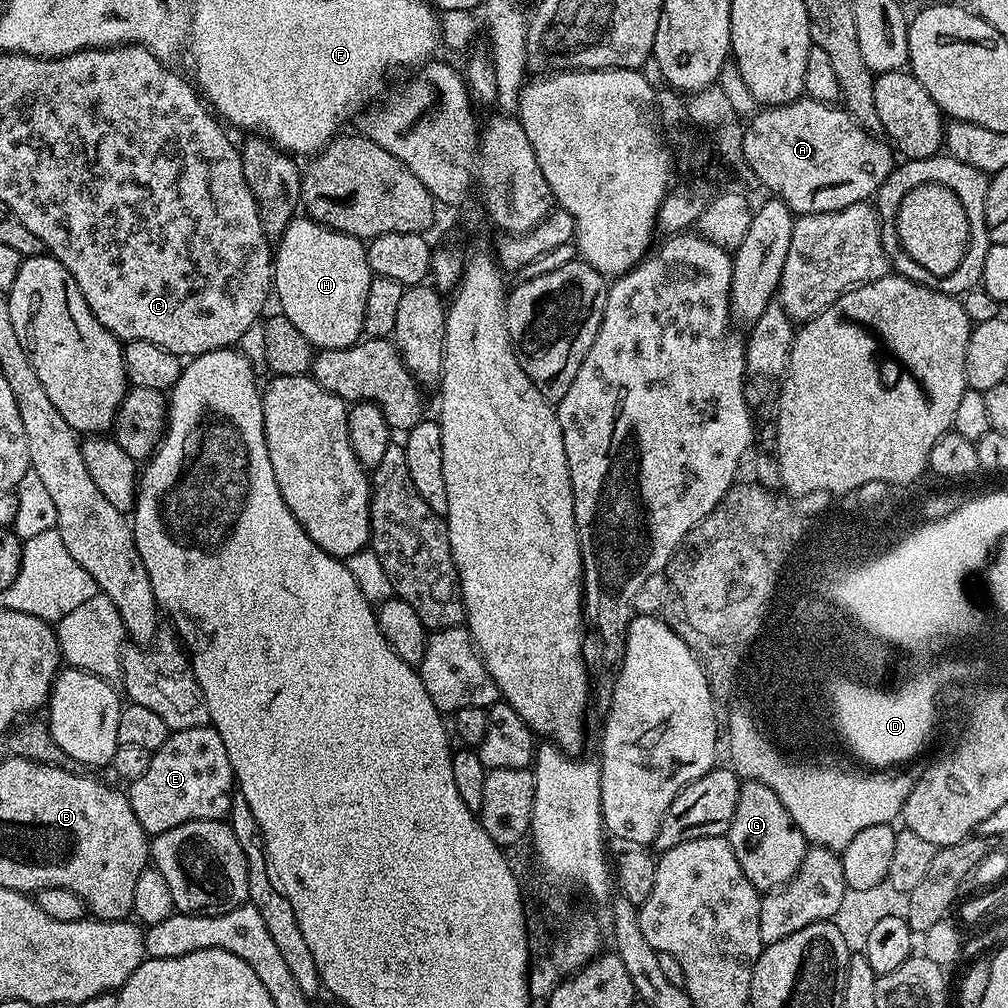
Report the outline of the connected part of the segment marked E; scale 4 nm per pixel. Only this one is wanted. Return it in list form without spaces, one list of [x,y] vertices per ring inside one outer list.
[[[211,726],[173,731],[167,742],[152,753],[150,766],[146,766],[146,774],[127,785],[126,795],[138,822],[149,837],[162,834],[174,826],[182,826],[191,820],[224,820],[232,810],[234,773],[222,738]]]

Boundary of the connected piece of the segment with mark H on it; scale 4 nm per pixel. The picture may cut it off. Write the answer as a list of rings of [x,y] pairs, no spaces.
[[[297,215],[286,226],[274,248],[274,296],[280,299],[279,311],[311,343],[313,349],[349,348],[361,339],[366,314],[366,290],[370,290],[373,275],[368,265],[365,241],[356,236],[335,232],[317,224],[307,215]]]

